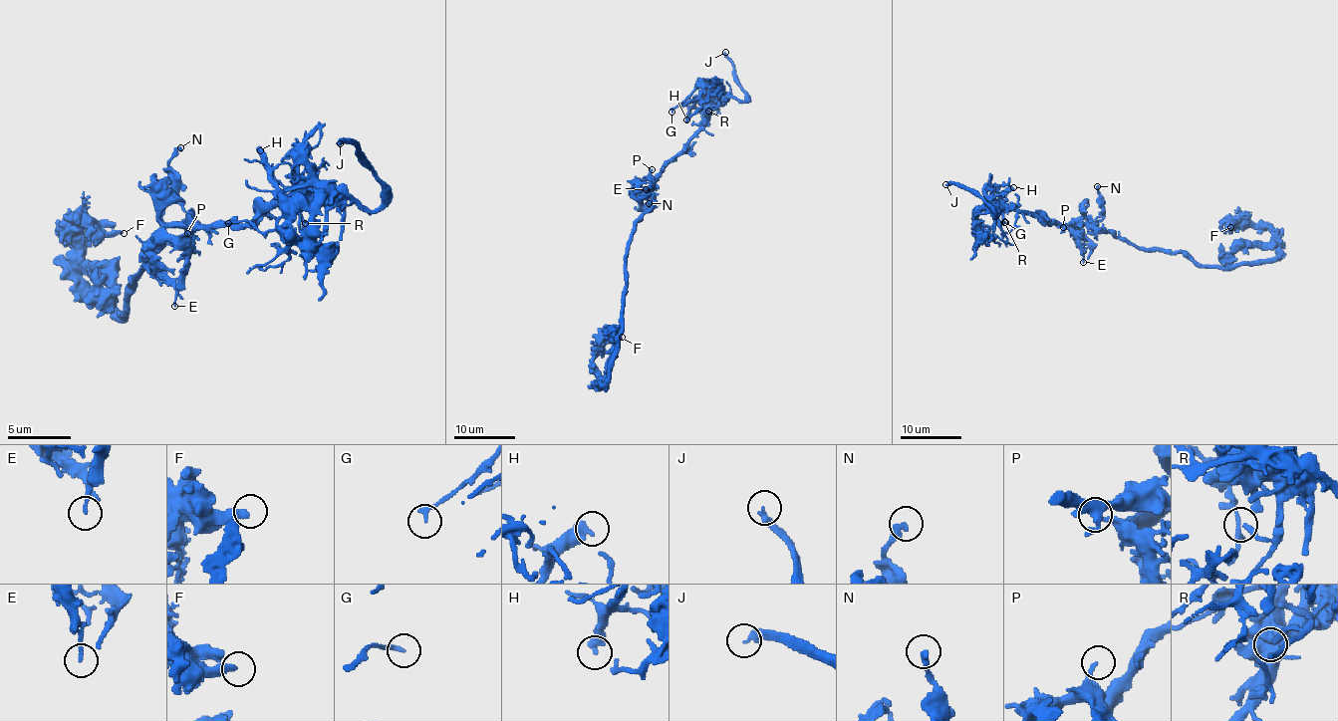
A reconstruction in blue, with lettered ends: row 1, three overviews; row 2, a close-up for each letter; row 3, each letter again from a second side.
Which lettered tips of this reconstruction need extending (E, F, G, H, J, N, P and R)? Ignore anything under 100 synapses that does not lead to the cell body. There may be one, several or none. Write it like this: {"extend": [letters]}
{"extend": ["J"]}

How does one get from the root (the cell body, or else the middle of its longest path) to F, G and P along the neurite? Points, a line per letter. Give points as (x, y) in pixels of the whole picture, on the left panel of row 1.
F: (152, 255), (133, 277), (121, 319), (111, 309), (111, 287), (86, 261), (83, 245), (63, 233), (124, 233)
G: (152, 255), (177, 245), (187, 226), (250, 226), (292, 194), (317, 191), (273, 229), (228, 223)
P: (152, 255), (161, 245), (177, 245), (187, 236), (187, 226), (193, 233), (193, 242), (183, 236), (187, 233)

